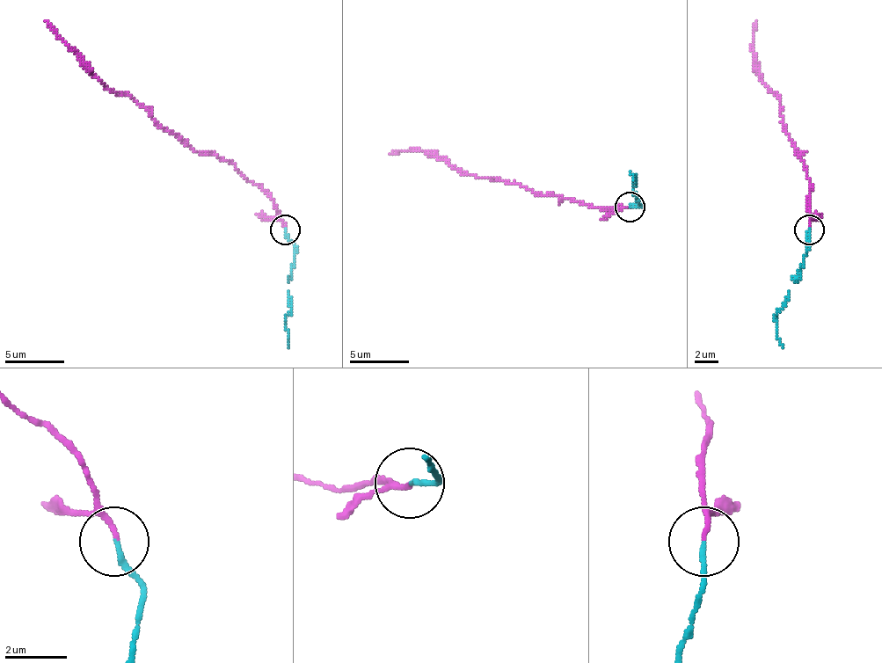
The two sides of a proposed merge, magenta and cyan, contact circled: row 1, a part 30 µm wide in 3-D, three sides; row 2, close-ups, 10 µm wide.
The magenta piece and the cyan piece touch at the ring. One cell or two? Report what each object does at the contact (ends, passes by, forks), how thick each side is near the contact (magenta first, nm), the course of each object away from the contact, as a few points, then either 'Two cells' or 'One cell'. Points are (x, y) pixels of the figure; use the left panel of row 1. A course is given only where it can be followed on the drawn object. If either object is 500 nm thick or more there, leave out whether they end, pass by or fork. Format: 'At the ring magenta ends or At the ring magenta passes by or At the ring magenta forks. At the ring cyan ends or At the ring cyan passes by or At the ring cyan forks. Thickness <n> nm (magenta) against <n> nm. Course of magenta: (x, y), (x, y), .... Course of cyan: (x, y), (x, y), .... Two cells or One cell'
At the ring magenta passes by. At the ring cyan ends. Thickness 120 nm (magenta) against 150 nm. Course of magenta: (286, 229), (276, 205), (235, 166), (185, 145), (127, 95), (116, 95), (45, 20). Course of cyan: (286, 229), (295, 246), (288, 347). One cell

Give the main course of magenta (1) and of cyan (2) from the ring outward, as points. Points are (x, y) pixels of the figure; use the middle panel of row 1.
1: (630, 207), (579, 204), (472, 174), (461, 174), (442, 156), (422, 150), (389, 154)
2: (630, 207), (639, 204), (633, 174), (633, 180)

